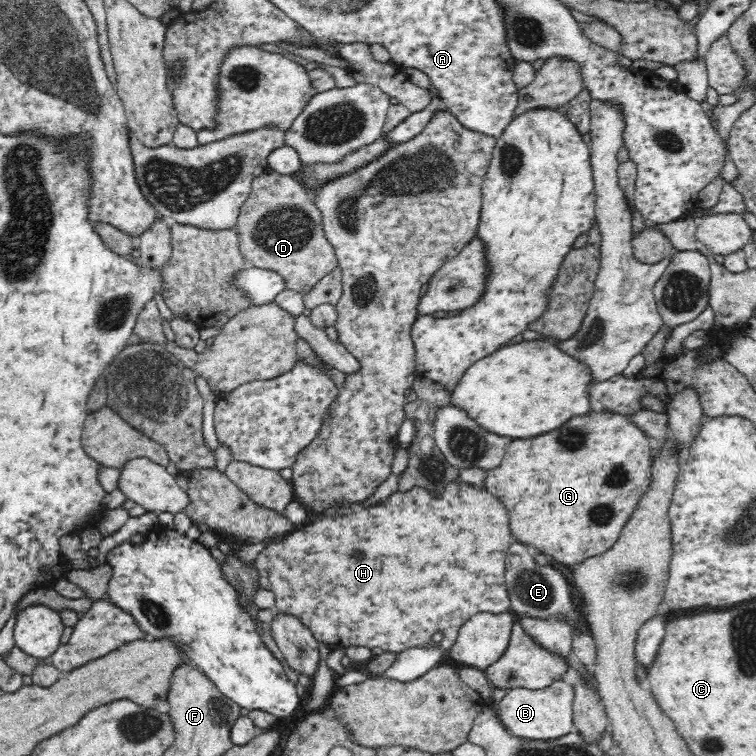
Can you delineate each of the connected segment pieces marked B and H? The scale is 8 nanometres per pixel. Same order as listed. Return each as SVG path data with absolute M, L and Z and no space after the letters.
M565 679L536 691L526 688L507 690L503 700L493 704L493 708L498 719L514 737L524 741L552 741L576 730L573 719L574 696L570 679Z
M460 479L450 482L440 494L434 496L425 488L414 486L408 492L396 492L388 497L384 502L370 508L362 508L347 516L323 516L306 527L299 526L296 530L285 534L279 539L273 539L262 549L254 562L257 572L257 582L259 588L270 590L275 596L276 612L278 614L289 614L300 620L307 626L316 639L321 644L327 644L334 649L348 648L349 646L366 646L366 648L382 648L386 652L402 652L413 646L426 644L436 632L444 636L442 649L450 650L456 644L458 632L464 622L479 612L501 613L511 611L510 595L508 595L508 585L506 585L506 552L510 544L516 540L510 534L508 528L508 512L506 508L498 502L495 496L486 492L483 488L466 484Z

